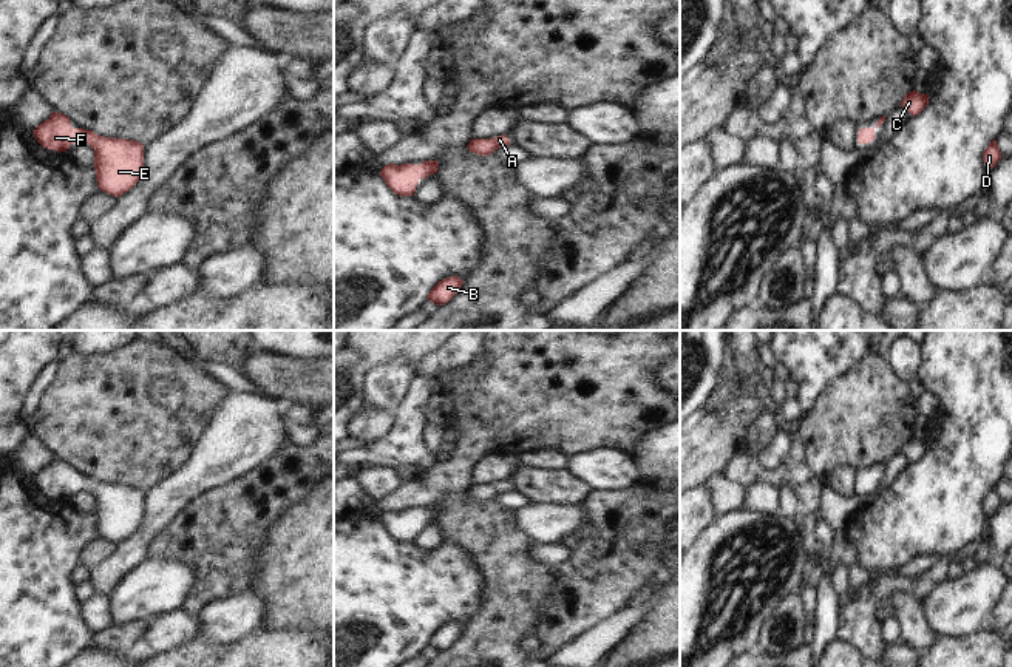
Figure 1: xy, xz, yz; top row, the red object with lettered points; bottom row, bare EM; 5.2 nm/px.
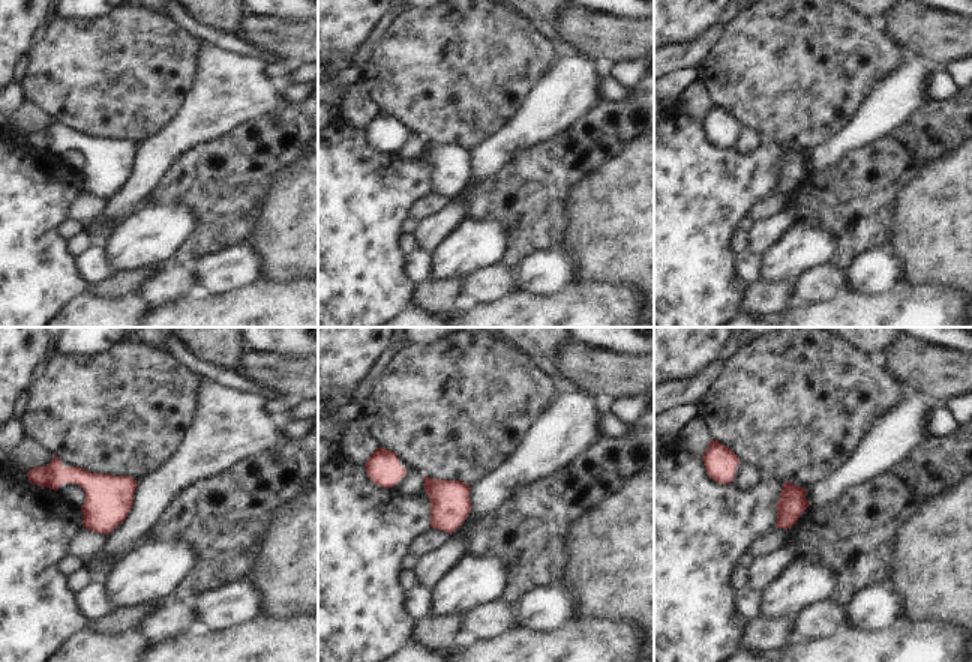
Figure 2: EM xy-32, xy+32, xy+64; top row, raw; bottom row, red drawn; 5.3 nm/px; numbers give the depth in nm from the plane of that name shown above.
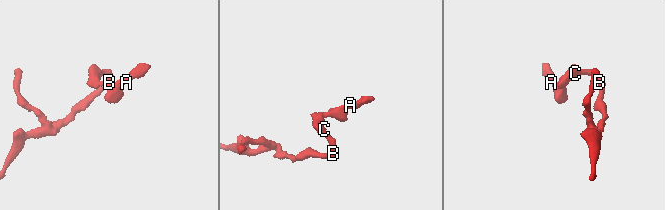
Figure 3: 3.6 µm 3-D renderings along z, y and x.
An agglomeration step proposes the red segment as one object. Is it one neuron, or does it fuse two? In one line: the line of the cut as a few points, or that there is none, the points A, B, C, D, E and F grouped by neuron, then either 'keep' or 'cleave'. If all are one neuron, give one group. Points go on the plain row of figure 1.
no cut; A B C D E F; keep

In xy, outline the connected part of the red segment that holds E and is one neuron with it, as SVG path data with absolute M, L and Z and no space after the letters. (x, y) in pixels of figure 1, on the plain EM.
M53 457L49 465L37 471L32 479L42 493L59 499L66 497L73 489L90 489L94 496L97 533L116 543L133 534L144 519L144 491L141 488L73 474L70 463L62 459Z

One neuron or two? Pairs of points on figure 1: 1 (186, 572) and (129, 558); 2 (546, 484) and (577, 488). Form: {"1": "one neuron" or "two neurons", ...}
{"1": "two neurons", "2": "one neuron"}

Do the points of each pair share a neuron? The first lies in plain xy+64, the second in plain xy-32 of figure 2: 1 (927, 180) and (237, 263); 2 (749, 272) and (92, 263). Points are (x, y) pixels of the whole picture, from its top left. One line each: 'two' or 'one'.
1: two
2: one

